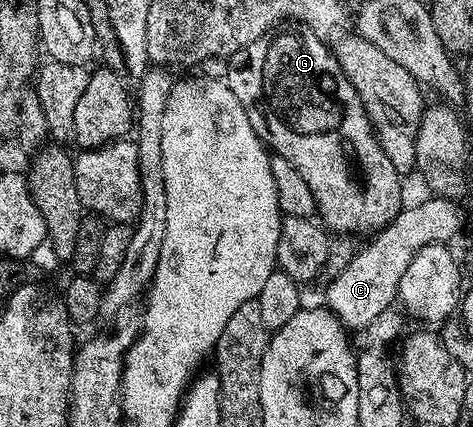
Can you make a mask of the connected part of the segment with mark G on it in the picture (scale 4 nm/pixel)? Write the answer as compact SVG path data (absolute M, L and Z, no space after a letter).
M289 22L272 28L267 34L255 38L251 46L243 46L243 50L228 57L224 81L235 98L239 98L239 106L243 106L262 144L276 155L287 158L287 162L299 170L307 186L311 186L320 223L333 234L368 237L380 232L401 213L403 173L395 170L395 166L391 166L391 158L383 154L383 146L377 141L373 123L369 121L355 86L351 86L347 74L343 74L334 49L325 44L328 43L322 37L301 24Z

